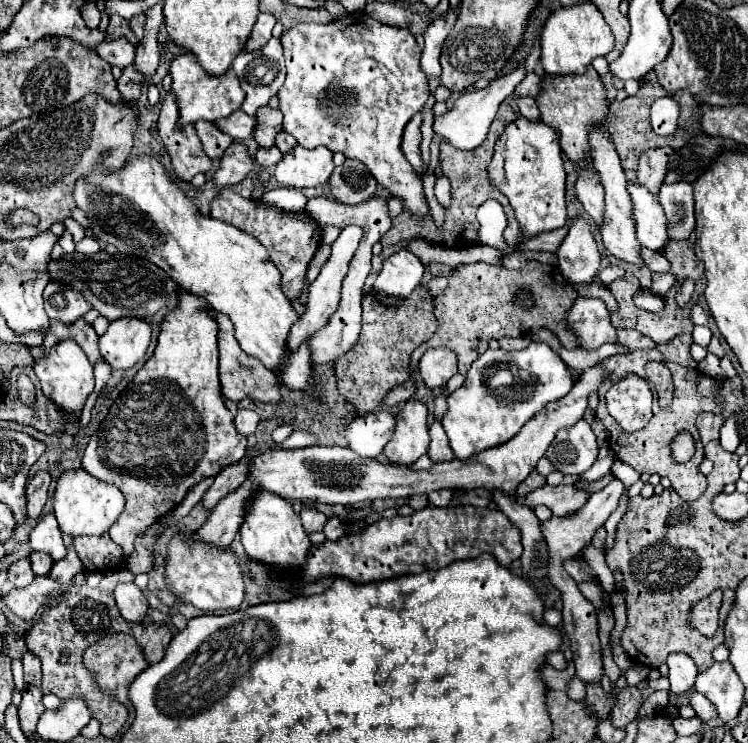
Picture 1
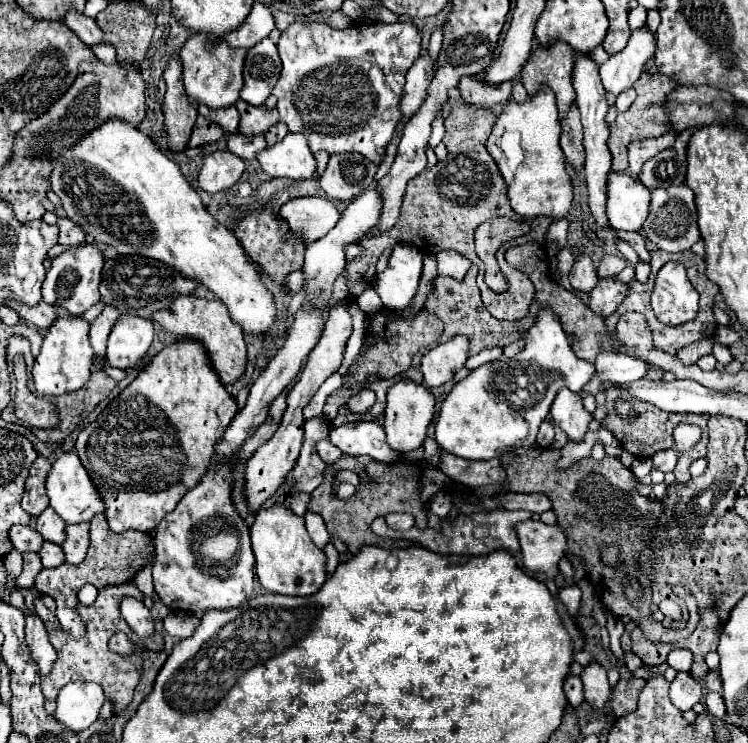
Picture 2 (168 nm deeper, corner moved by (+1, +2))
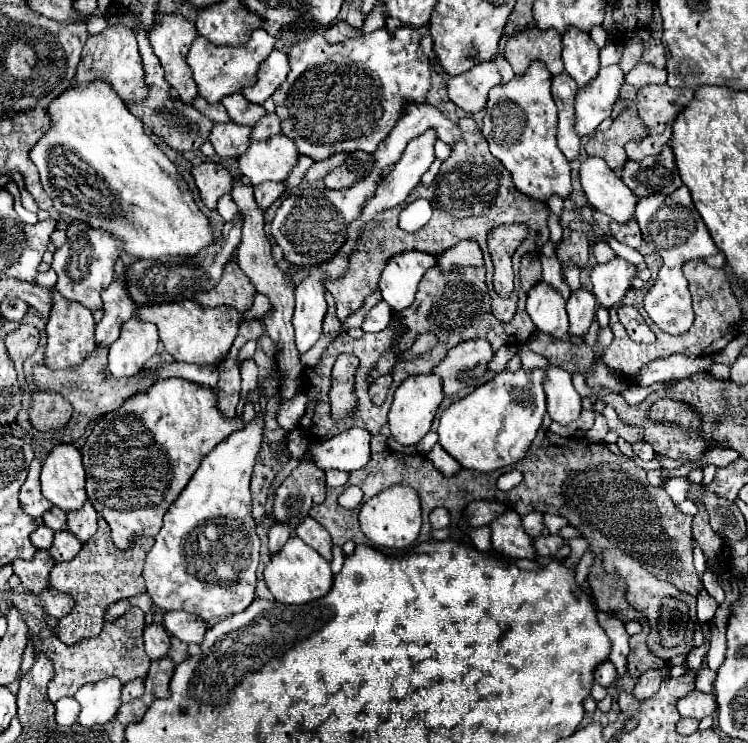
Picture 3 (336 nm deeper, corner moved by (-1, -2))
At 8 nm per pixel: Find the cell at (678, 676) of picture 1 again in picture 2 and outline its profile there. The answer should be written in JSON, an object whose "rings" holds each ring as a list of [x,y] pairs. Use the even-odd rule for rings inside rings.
{"rings":[[[678,673],[670,685],[670,699],[680,711],[688,711],[702,701],[702,685],[690,673]]]}

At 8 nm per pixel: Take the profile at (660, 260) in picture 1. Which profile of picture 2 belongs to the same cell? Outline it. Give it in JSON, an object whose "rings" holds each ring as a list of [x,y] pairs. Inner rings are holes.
{"rings":[[[616,231],[616,235],[618,235],[620,239],[624,239],[624,241],[628,241],[628,243],[632,245],[632,249],[638,253],[638,257],[640,257],[640,259],[650,261],[650,253],[646,251],[644,237],[642,237],[638,231],[636,231],[636,233],[634,233],[634,231],[632,231],[632,233],[630,233],[630,231],[626,231],[626,233],[624,233],[624,231]]]}

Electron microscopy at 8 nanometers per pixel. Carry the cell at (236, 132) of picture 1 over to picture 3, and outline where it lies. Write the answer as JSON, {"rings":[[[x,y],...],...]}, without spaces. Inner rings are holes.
{"rings":[[[196,97],[196,99],[194,99],[194,107],[196,107],[202,115],[206,115],[210,121],[214,121],[214,123],[230,123],[230,117],[228,117],[228,113],[226,113],[226,109],[224,109],[222,103],[210,105],[210,103],[206,103],[202,97]]]}

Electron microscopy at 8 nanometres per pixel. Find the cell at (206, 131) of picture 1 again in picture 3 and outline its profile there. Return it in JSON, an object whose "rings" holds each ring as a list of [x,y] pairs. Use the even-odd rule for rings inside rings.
{"rings":[[[142,27],[136,31],[136,37],[138,37],[138,45],[140,45],[140,55],[142,55],[142,61],[144,61],[144,69],[146,69],[146,83],[150,87],[150,93],[148,97],[142,101],[142,103],[128,103],[128,109],[138,117],[142,119],[144,125],[148,125],[150,129],[154,129],[156,135],[160,135],[172,149],[184,153],[184,151],[196,151],[200,149],[200,145],[208,139],[214,123],[210,119],[206,119],[200,111],[196,111],[194,107],[188,109],[186,105],[182,103],[174,103],[170,99],[170,85],[166,83],[164,79],[164,69],[160,65],[160,59],[154,55],[152,47],[150,47],[150,41],[148,41],[148,33],[142,31]]]}

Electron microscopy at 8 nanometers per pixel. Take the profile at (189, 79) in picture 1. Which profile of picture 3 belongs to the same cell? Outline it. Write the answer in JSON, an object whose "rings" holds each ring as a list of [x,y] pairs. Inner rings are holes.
{"rings":[[[254,31],[250,43],[246,47],[220,47],[210,43],[206,37],[198,35],[188,51],[188,65],[194,73],[194,81],[198,85],[200,97],[204,97],[208,103],[220,103],[224,97],[242,91],[244,87],[254,85],[254,75],[260,67],[260,63],[266,59],[266,55],[274,49],[278,39],[274,39],[270,33]]]}

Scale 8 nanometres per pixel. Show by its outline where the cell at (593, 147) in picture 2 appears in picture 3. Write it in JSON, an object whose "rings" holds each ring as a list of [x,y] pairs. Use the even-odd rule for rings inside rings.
{"rings":[[[568,31],[562,35],[562,45],[562,61],[566,73],[578,83],[580,89],[590,85],[600,69],[600,49],[594,45],[590,35],[582,35],[582,31]]]}

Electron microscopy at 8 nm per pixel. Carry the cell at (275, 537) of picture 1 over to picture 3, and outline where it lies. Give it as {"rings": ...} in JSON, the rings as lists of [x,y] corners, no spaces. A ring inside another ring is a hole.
{"rings":[[[292,535],[278,553],[270,555],[270,563],[264,569],[264,581],[270,593],[280,603],[290,603],[290,605],[302,605],[318,597],[324,597],[332,587],[332,579],[334,575],[330,571],[330,563],[296,535]]]}

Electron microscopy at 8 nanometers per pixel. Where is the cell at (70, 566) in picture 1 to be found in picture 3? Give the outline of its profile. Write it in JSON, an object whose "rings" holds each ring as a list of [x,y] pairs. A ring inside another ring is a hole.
{"rings":[[[86,503],[86,507],[82,507],[82,511],[70,511],[68,529],[80,543],[86,543],[94,537],[96,521],[98,521],[98,513],[94,511],[92,503]]]}

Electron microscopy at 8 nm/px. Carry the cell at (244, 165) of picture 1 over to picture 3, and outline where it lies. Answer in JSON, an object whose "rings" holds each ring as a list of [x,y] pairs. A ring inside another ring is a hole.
{"rings":[[[206,161],[192,169],[192,177],[200,189],[200,199],[208,209],[216,209],[220,195],[230,193],[234,185],[234,175],[228,167],[220,163]]]}

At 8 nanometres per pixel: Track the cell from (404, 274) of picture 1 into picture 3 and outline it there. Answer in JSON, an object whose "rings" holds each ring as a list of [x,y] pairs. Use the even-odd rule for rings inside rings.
{"rings":[[[404,251],[388,261],[378,285],[382,299],[394,313],[412,305],[422,275],[434,265],[436,257],[424,251]]]}

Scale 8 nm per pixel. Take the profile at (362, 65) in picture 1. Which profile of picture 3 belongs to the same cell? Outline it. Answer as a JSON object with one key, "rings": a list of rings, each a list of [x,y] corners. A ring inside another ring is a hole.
{"rings":[[[402,25],[396,31],[382,27],[370,35],[360,35],[334,45],[330,45],[318,33],[294,43],[288,51],[288,79],[272,95],[276,103],[276,115],[282,123],[282,133],[296,141],[296,147],[302,155],[310,155],[314,161],[328,159],[336,153],[352,153],[358,149],[366,153],[376,151],[380,141],[398,121],[404,109],[404,101],[424,101],[426,97],[430,87],[430,61],[424,55],[420,41],[422,33],[416,27]]]}

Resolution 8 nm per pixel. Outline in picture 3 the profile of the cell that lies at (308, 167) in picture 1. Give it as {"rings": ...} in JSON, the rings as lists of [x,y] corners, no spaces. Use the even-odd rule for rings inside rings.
{"rings":[[[276,135],[274,139],[268,139],[268,141],[252,141],[246,155],[242,155],[238,161],[240,161],[242,173],[250,179],[252,185],[256,185],[262,181],[284,181],[290,175],[290,171],[296,167],[298,159],[300,159],[300,153],[296,143],[286,135]]]}

